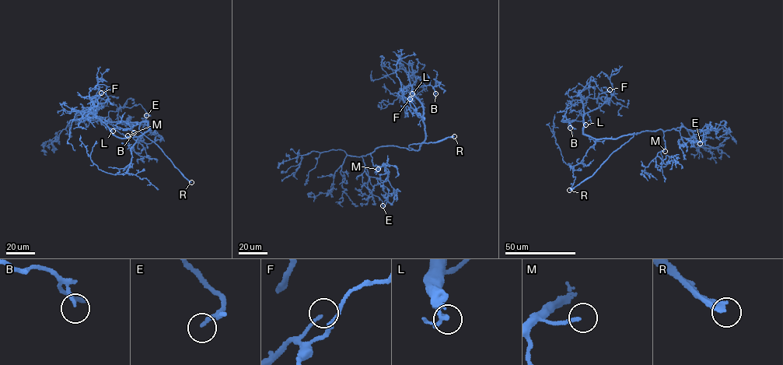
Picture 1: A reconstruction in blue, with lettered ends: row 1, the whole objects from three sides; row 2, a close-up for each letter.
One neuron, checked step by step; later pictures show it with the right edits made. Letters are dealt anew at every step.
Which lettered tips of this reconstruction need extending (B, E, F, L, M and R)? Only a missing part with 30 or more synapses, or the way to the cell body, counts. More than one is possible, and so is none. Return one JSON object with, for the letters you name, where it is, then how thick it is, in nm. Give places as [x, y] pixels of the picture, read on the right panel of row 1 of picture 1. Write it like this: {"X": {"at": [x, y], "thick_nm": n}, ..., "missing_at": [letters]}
{"E": {"at": [700, 143], "thick_nm": 170}, "F": {"at": [609, 89], "thick_nm": 130}, "R": {"at": [569, 190], "thick_nm": 300}, "missing_at": ["E", "F", "R"]}

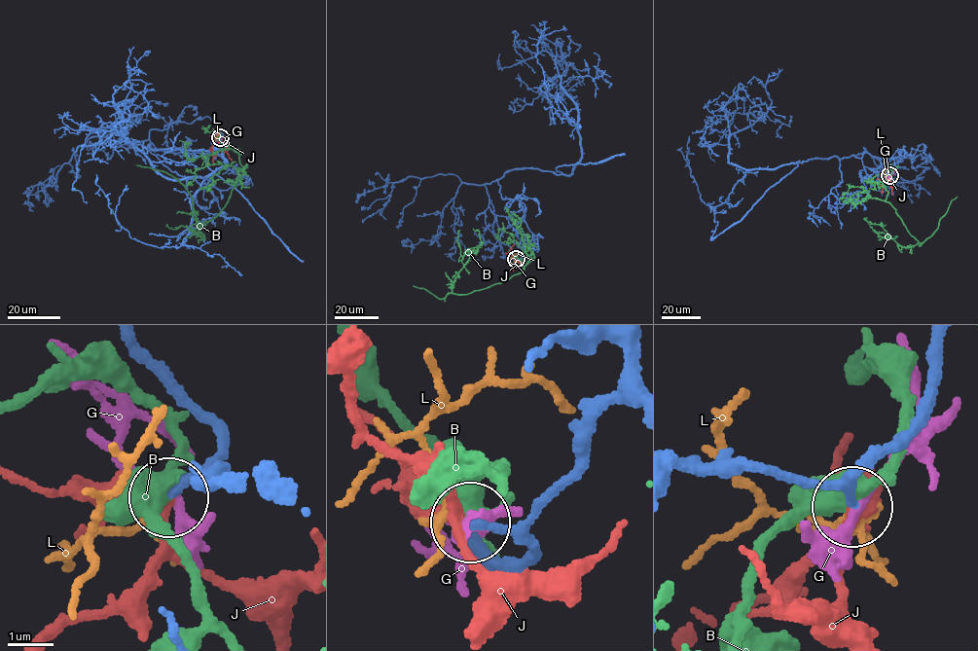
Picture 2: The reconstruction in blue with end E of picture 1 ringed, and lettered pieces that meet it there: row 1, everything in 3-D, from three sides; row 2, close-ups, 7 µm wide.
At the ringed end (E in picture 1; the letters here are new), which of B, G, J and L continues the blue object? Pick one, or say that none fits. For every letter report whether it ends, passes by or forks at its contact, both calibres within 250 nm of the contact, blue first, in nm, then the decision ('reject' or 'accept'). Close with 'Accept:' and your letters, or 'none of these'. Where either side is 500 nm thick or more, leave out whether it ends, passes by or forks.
B: it passes by; calibres 180 and 440 nm; reject
G: it passes by; calibres 140 and 220 nm; reject
J: it passes by; calibres 130 and 200 nm; accept
L: it passes by; calibres 170 and 140 nm; reject
Accept: J

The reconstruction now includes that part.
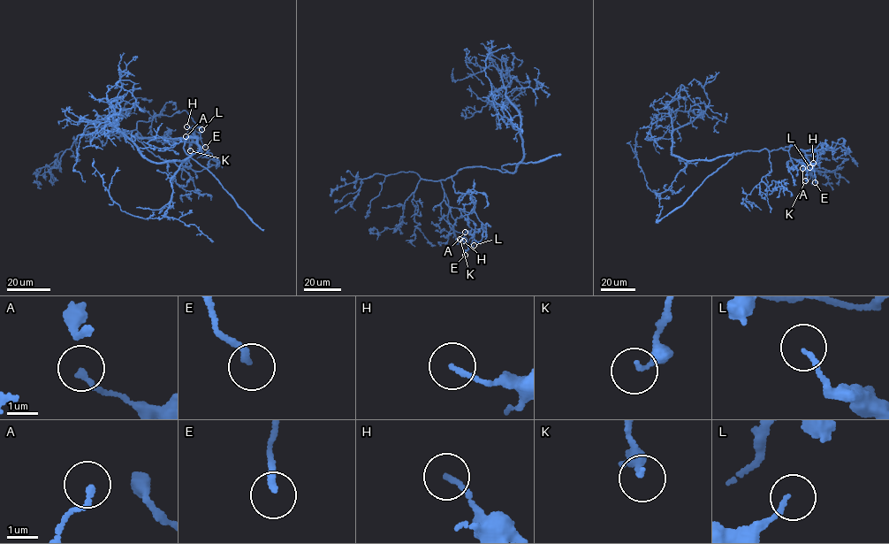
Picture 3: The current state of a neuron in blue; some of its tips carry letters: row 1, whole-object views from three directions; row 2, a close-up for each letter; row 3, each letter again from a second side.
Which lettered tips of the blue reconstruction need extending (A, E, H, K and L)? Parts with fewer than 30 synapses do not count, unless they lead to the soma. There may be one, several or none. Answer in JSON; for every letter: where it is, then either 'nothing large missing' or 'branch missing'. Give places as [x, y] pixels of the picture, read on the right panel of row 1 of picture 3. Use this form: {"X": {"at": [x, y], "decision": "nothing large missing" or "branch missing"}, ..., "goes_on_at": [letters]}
{"A": {"at": [802, 168], "decision": "nothing large missing"}, "E": {"at": [815, 182], "decision": "nothing large missing"}, "H": {"at": [813, 163], "decision": "nothing large missing"}, "K": {"at": [805, 180], "decision": "nothing large missing"}, "L": {"at": [809, 167], "decision": "nothing large missing"}, "goes_on_at": []}

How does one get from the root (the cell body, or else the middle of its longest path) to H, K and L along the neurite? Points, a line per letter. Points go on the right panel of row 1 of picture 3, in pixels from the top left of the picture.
H: (731, 156), (748, 149), (788, 150), (793, 145), (816, 150), (813, 163)
K: (731, 156), (748, 149), (788, 150), (793, 145), (815, 149), (816, 160), (807, 172), (805, 180)
L: (731, 156), (748, 149), (788, 150), (794, 146), (816, 150), (813, 169), (809, 167)

